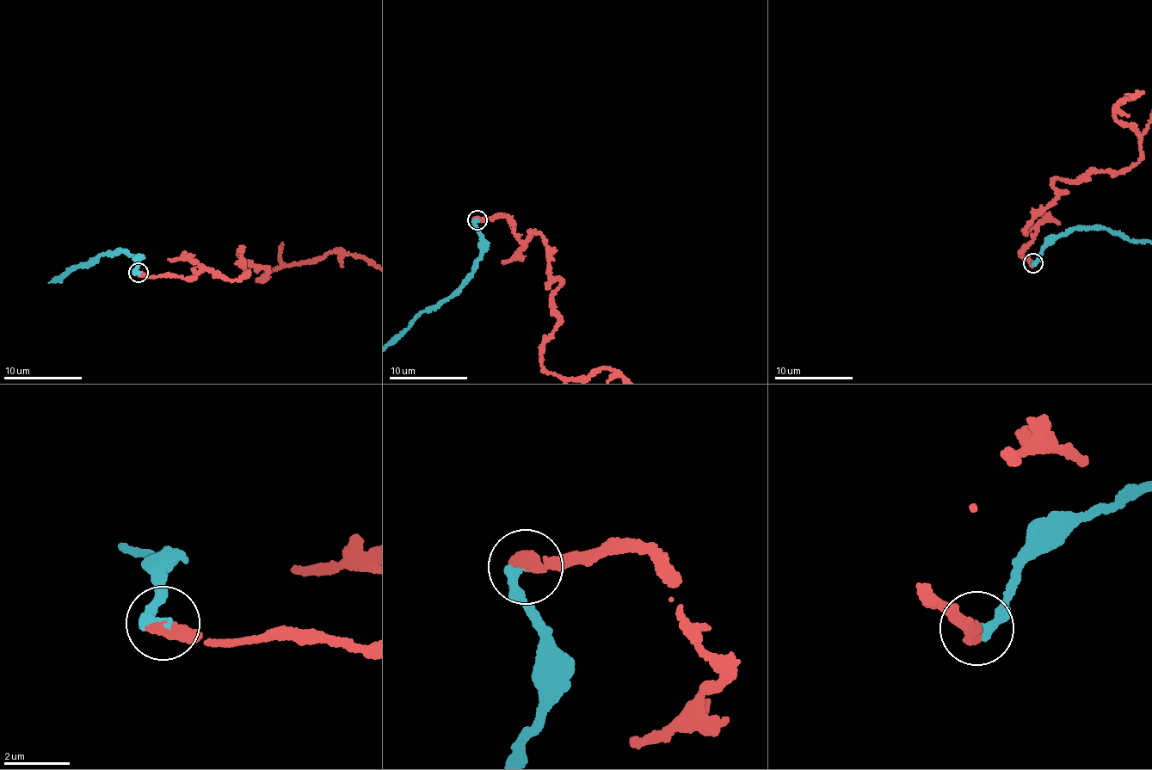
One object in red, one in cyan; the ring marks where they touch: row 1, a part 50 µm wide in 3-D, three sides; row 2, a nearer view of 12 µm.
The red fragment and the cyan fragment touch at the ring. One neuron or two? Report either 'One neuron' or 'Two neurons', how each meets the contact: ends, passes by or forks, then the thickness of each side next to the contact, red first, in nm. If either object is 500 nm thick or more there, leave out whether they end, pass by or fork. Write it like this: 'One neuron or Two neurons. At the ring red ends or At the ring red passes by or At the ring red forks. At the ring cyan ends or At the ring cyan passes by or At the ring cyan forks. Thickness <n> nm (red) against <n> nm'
One neuron. At the ring red ends. At the ring cyan ends. Thickness 400 nm (red) against 280 nm

